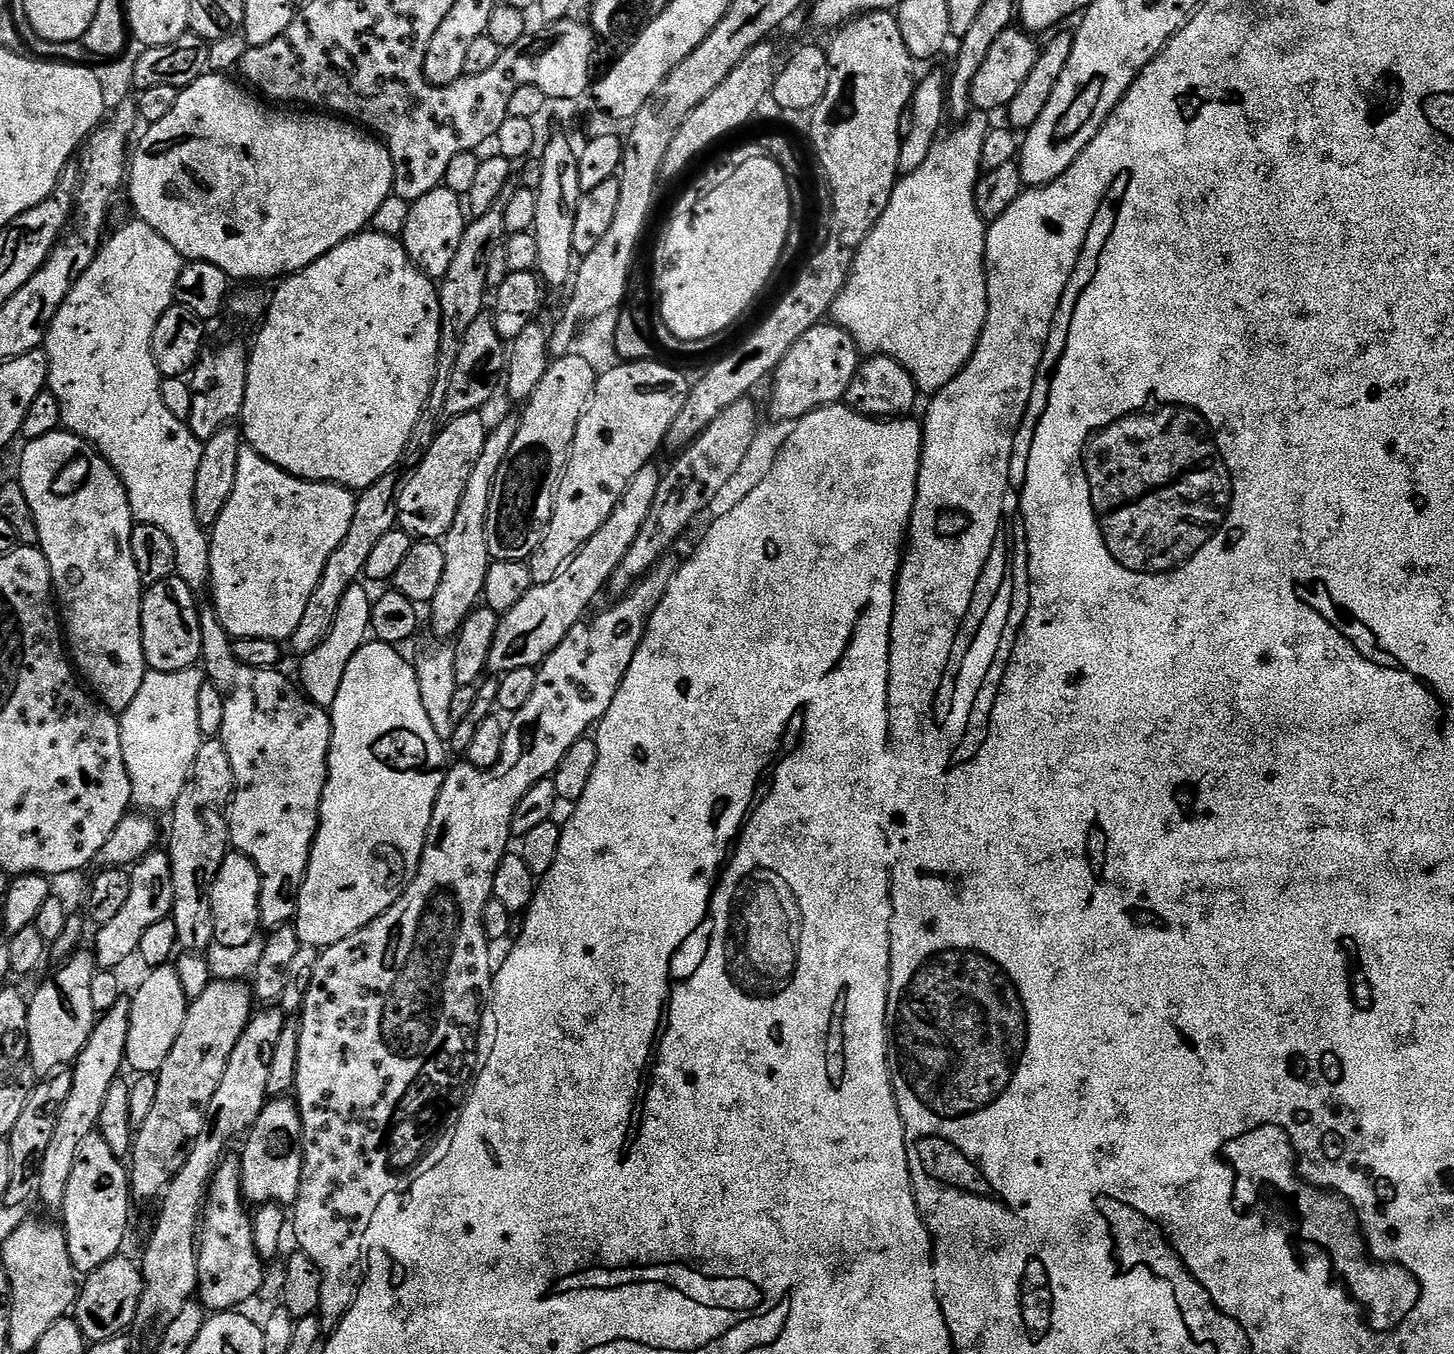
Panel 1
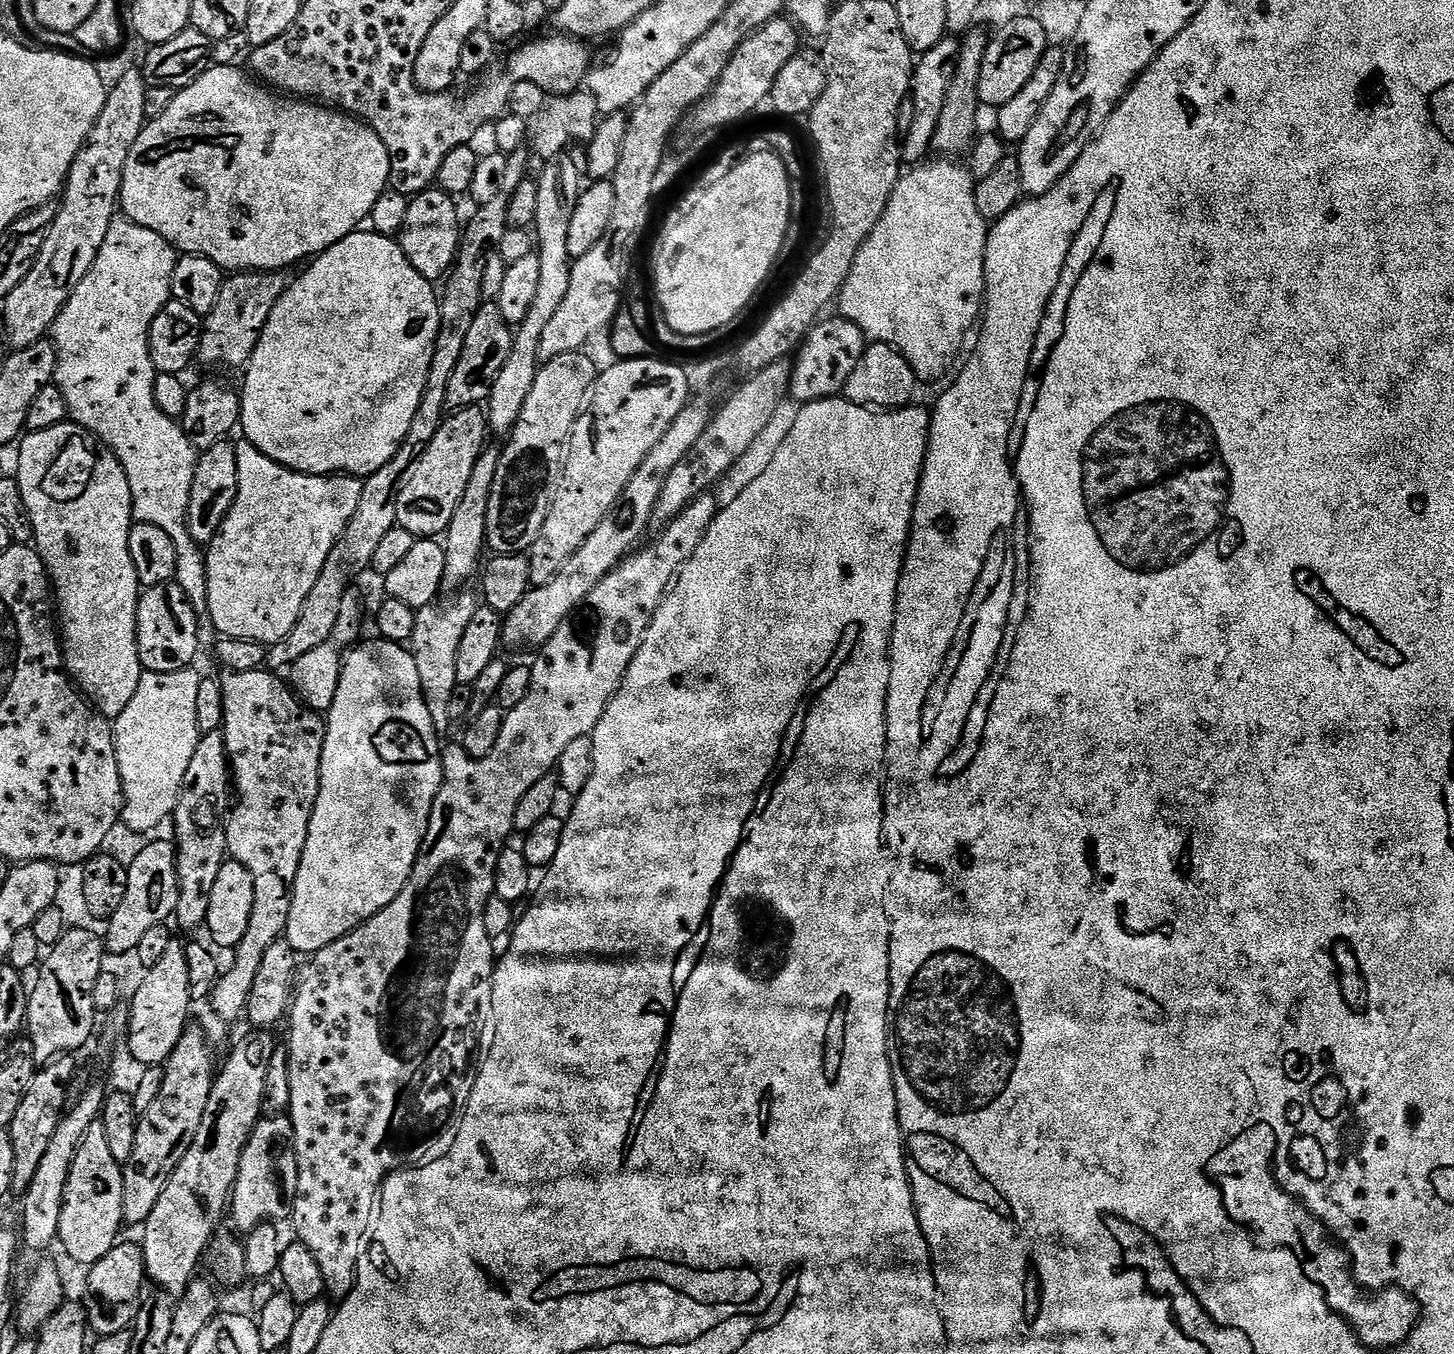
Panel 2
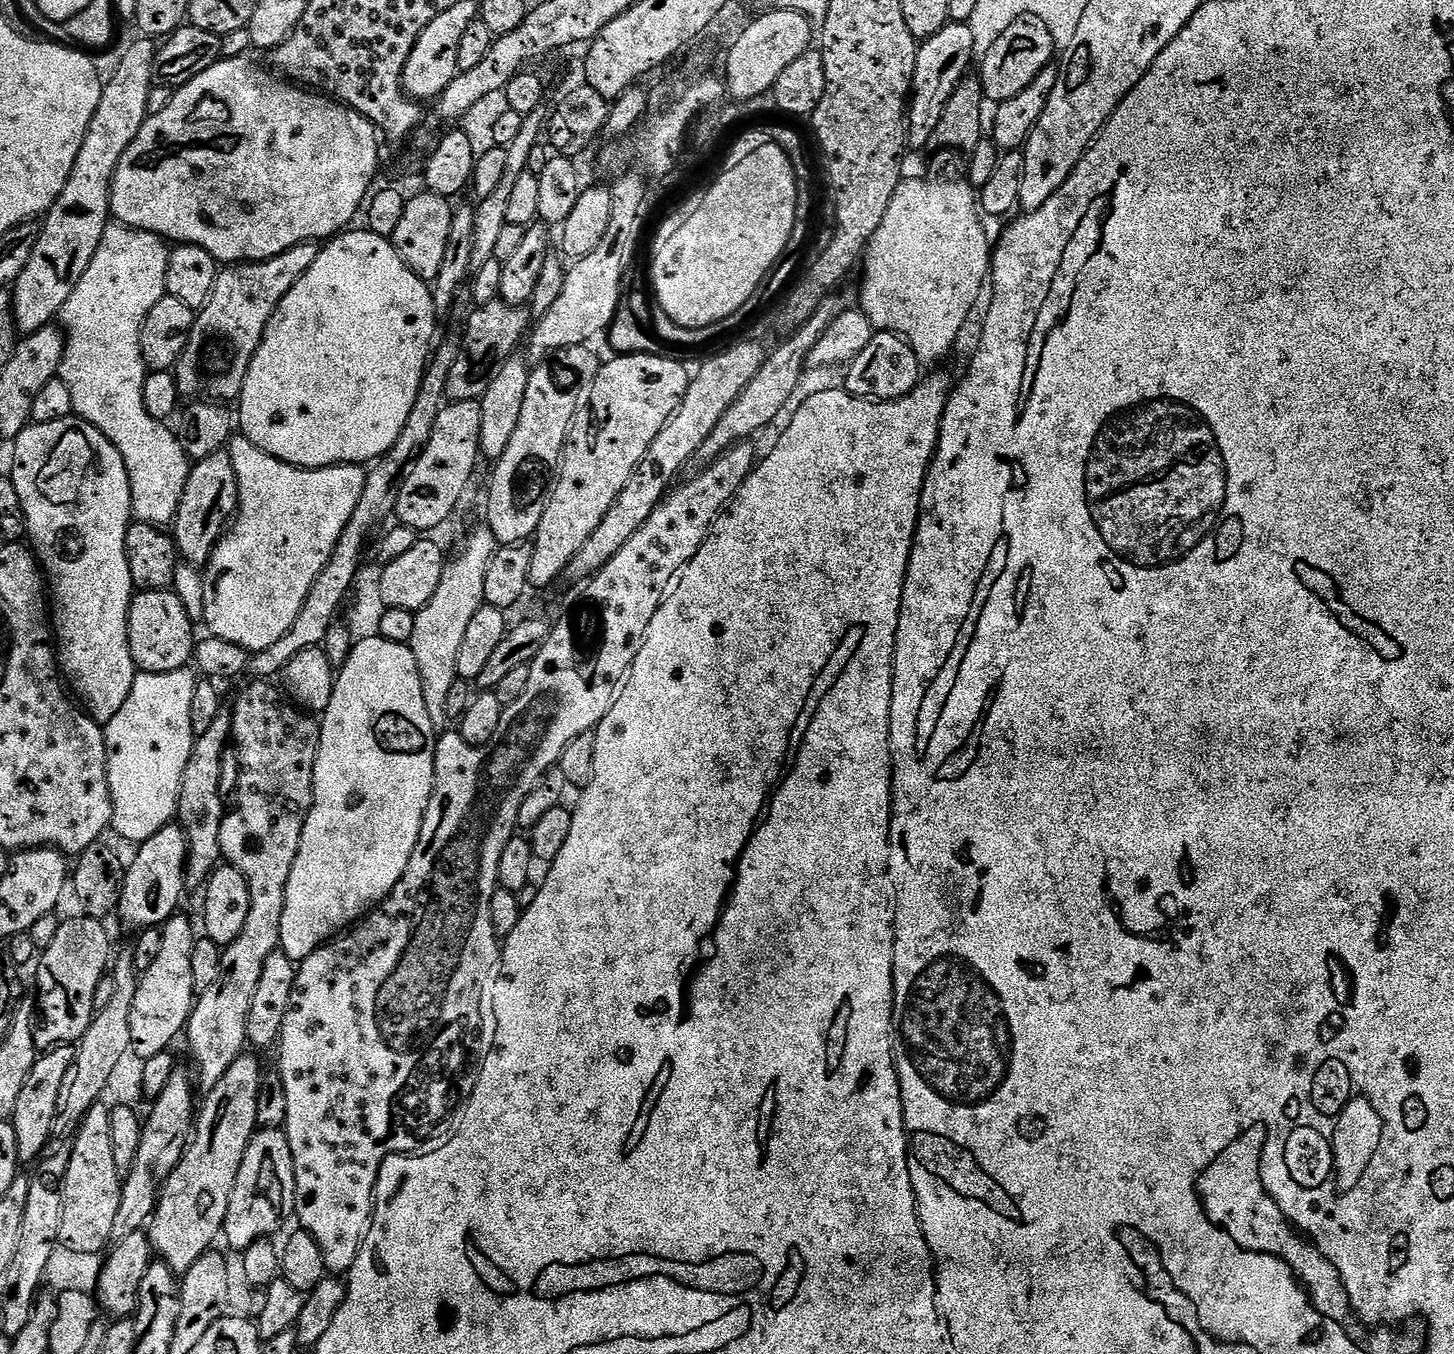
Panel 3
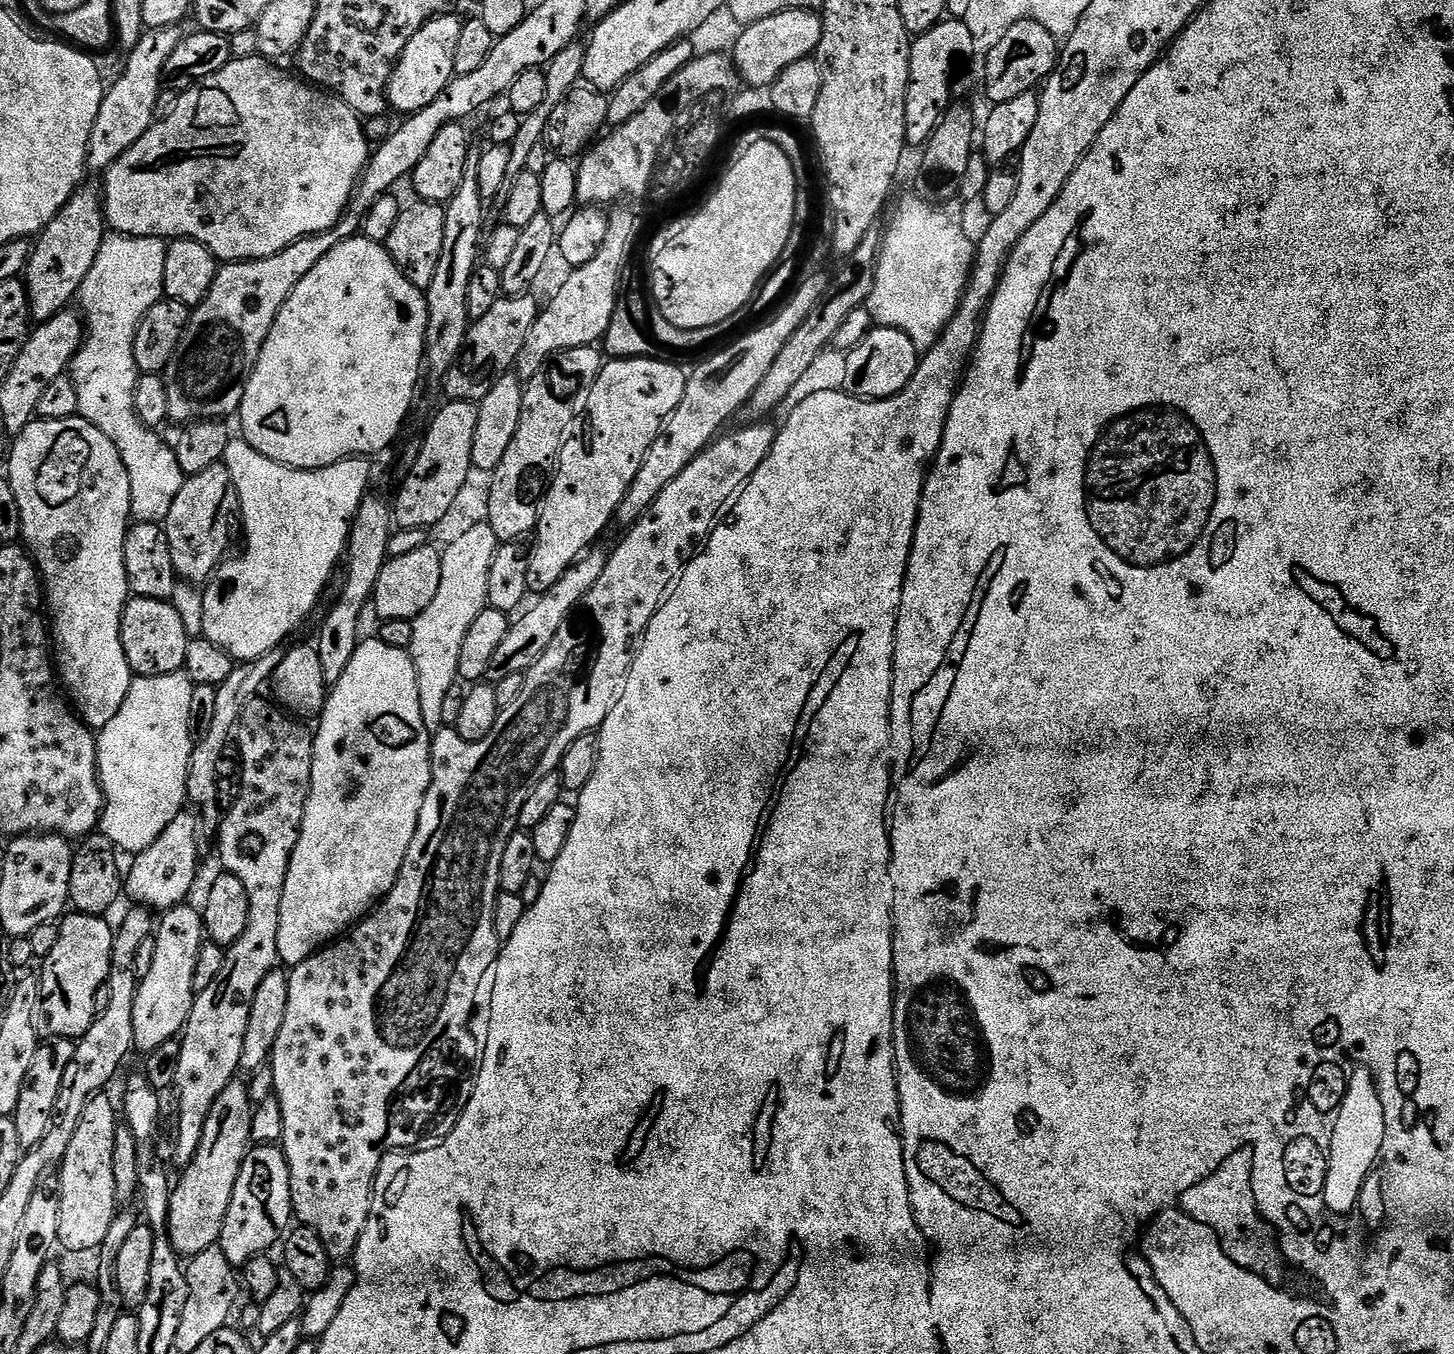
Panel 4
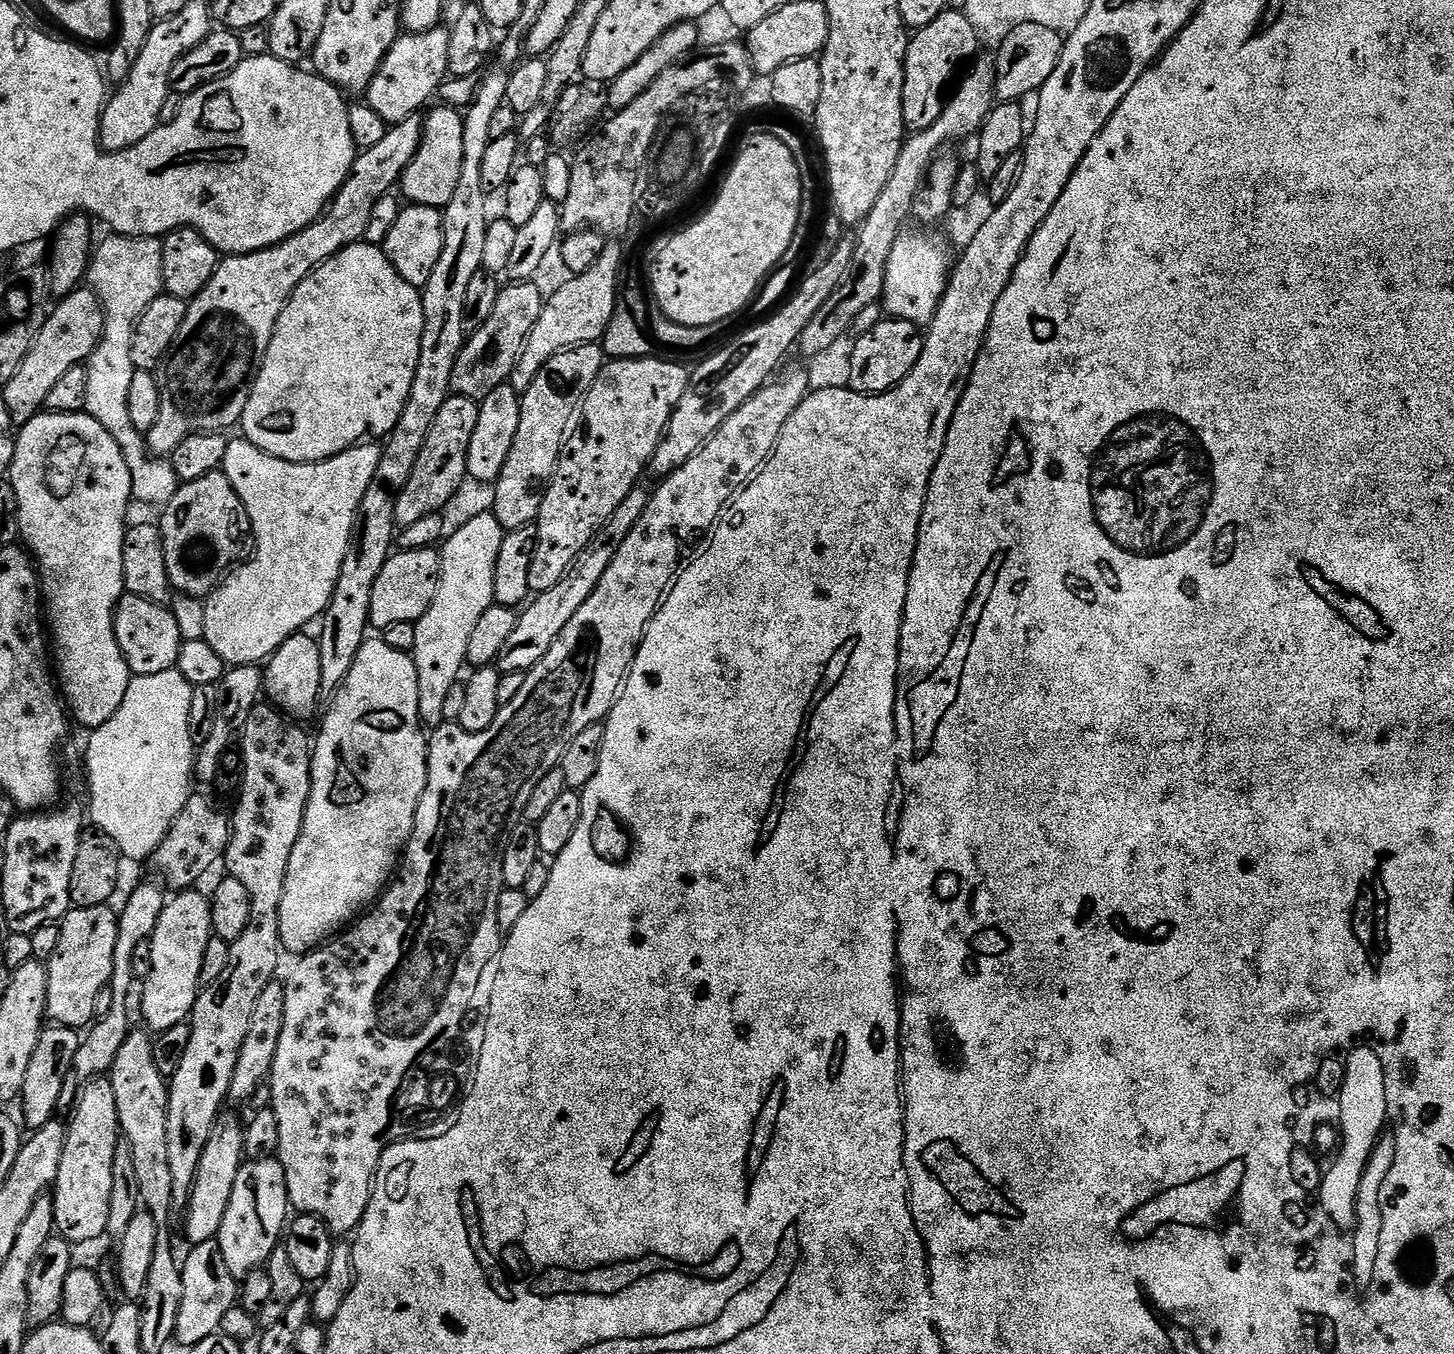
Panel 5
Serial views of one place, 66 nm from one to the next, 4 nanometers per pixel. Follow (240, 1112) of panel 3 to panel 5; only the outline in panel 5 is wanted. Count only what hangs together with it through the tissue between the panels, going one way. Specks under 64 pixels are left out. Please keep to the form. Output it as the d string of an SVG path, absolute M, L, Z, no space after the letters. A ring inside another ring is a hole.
M221 1111L220 1117L216 1119L214 1130L210 1134L210 1142L206 1142L206 1150L202 1150L202 1162L198 1162L198 1174L194 1178L188 1207L182 1216L189 1245L201 1244L219 1237L222 1218L226 1218L226 1206L230 1206L230 1194L234 1194L234 1178L238 1178L238 1170L246 1160L244 1155L245 1125L242 1120L240 1124L239 1118L228 1111Z

